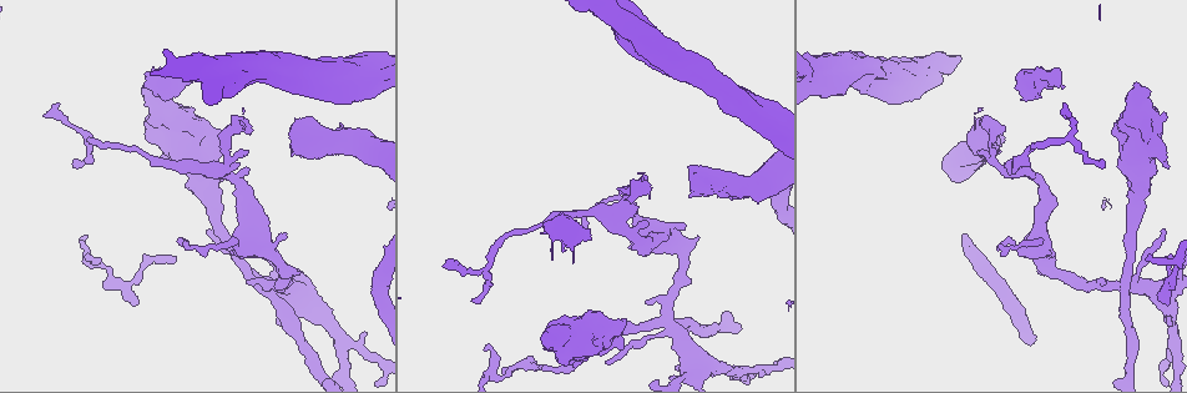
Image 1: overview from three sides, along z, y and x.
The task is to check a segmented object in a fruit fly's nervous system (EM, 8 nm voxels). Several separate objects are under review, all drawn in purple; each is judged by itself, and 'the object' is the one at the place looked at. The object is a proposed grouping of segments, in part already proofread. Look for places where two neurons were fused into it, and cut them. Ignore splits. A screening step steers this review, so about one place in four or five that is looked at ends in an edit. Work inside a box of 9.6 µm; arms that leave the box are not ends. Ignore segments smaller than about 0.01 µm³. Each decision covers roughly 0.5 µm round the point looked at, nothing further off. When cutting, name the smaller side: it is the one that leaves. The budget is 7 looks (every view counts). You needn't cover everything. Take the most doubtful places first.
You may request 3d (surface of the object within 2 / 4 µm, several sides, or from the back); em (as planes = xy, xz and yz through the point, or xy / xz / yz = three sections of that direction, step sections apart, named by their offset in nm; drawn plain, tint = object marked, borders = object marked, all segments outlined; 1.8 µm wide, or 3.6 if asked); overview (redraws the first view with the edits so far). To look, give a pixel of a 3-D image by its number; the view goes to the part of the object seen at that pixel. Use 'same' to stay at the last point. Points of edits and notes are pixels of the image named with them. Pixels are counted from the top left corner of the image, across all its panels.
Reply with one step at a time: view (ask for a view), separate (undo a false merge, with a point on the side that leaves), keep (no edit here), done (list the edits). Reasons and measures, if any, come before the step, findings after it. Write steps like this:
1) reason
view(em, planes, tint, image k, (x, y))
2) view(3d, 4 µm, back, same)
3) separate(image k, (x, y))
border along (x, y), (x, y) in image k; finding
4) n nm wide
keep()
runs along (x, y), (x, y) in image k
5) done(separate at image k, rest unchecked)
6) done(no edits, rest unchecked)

abrupt turn
view(em, planes, tint, image 1, (1122, 287))

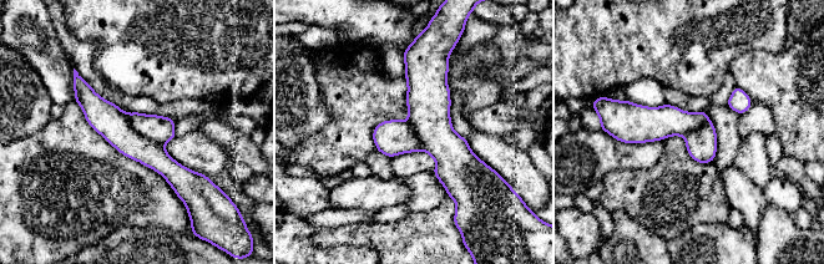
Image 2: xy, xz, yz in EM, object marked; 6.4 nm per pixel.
separate(image 2, (110, 121))
two neurons meet here

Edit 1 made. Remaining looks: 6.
arms run side by side
view(3d, 2 µm, back, image 1, (909, 75))

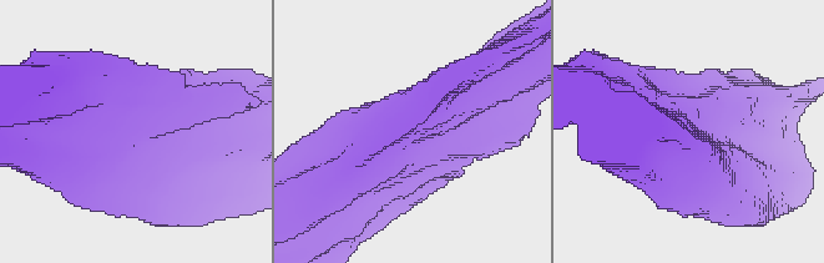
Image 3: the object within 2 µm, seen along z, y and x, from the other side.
need the tissue
view(em, planes, tint, image 3, (420, 131))

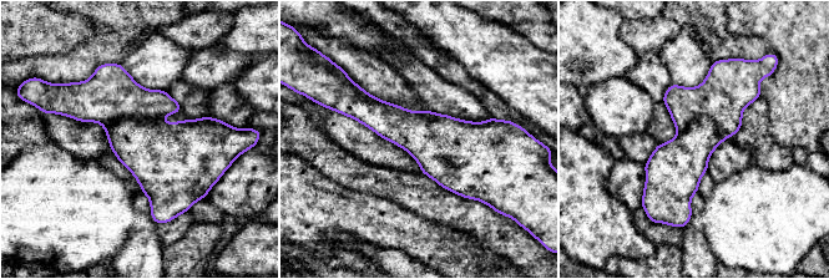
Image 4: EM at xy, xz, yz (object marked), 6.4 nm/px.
separate(image 4, (111, 94))
border along (158, 118), (130, 116), (102, 125) in image 4; a second neuron is stuck on

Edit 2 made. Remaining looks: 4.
done(separate at image 2, separate at image 4, rest unchecked)

